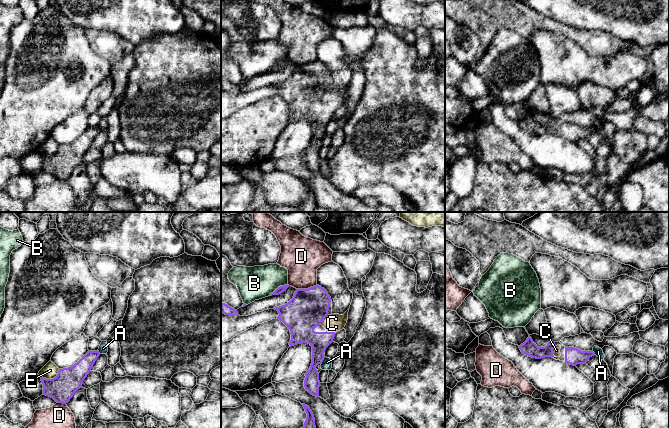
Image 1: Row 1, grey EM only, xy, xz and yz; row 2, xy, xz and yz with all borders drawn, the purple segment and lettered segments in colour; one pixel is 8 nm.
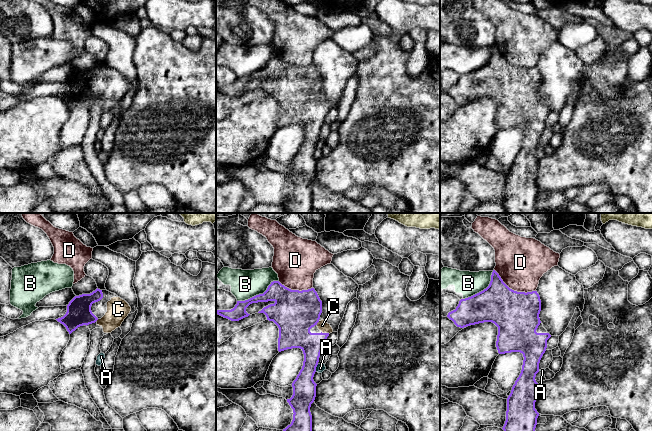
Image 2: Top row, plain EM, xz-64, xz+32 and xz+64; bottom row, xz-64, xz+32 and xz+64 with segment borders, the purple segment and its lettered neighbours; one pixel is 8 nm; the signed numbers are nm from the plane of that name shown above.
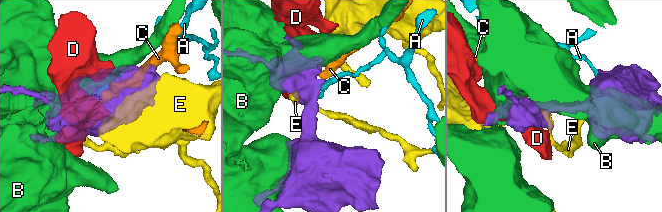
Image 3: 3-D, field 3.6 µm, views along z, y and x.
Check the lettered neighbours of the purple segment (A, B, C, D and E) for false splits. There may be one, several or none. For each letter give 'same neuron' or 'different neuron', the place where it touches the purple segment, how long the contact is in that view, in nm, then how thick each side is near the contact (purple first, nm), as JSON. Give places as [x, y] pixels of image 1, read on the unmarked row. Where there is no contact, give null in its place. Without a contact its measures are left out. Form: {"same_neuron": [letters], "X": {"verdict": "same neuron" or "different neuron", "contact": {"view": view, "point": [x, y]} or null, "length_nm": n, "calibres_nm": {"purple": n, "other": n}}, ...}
{"same_neuron": ["C"], "A": {"verdict": "different neuron", "contact": {"view": "xz", "point": [322, 137]}, "length_nm": 60, "calibres_nm": {"purple": 150, "other": 80}}, "B": {"verdict": "different neuron", "contact": {"view": "xz", "point": [278, 63]}, "length_nm": 180, "calibres_nm": {"purple": 60, "other": 260}}, "C": {"verdict": "same neuron", "contact": {"view": "xz", "point": [331, 108]}, "length_nm": 80, "calibres_nm": {"purple": 280, "other": 140}}, "D": {"verdict": "different neuron", "contact": {"view": "xz", "point": [306, 65]}, "length_nm": 170, "calibres_nm": {"purple": 300, "other": 280}}, "E": {"verdict": "different neuron", "contact": {"view": "xy", "point": [51, 155]}, "length_nm": 170, "calibres_nm": {"purple": 200, "other": 120}}}

